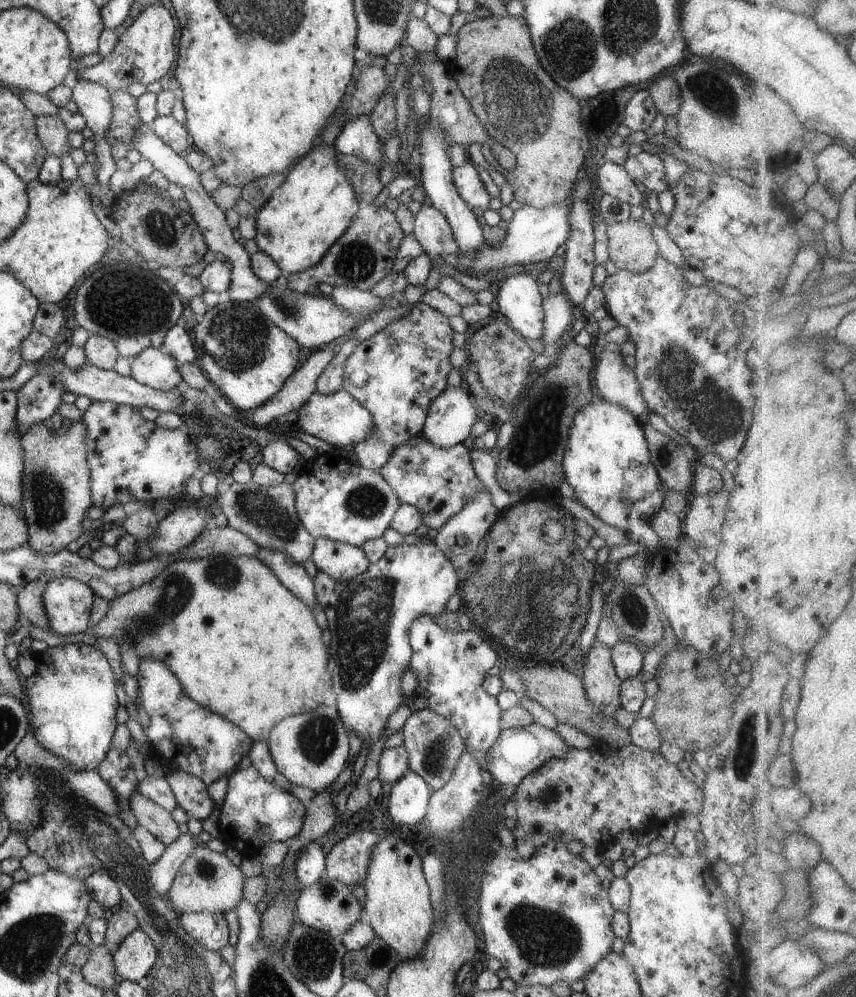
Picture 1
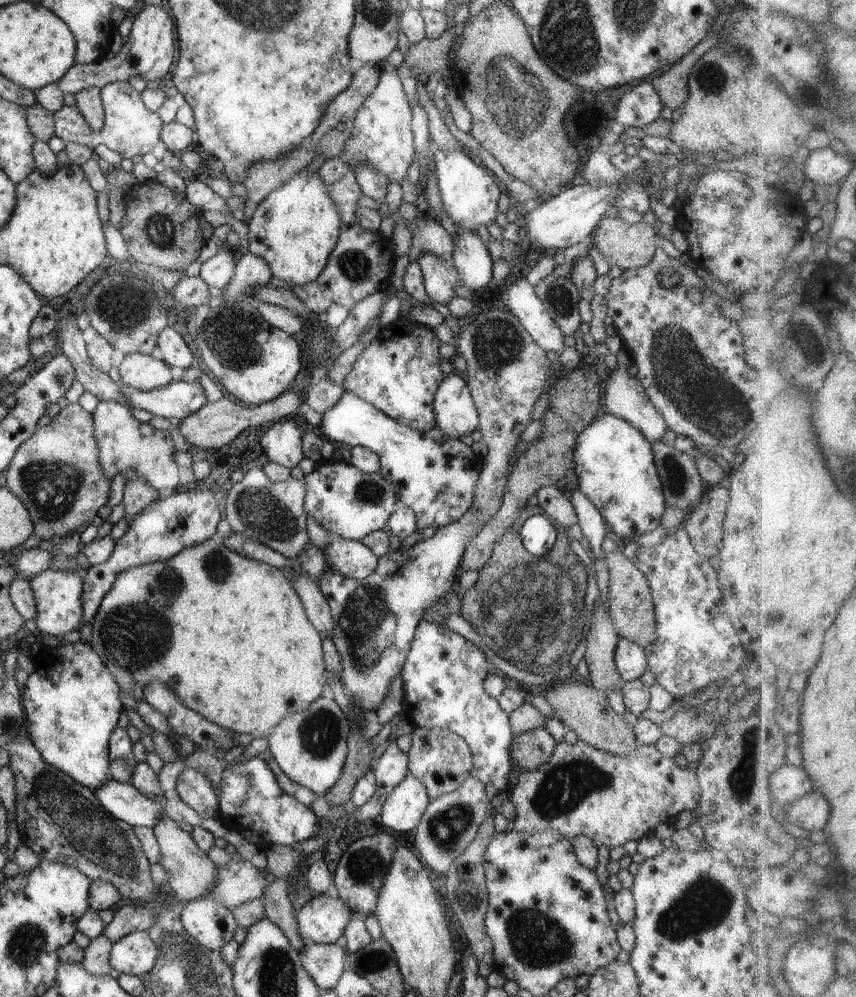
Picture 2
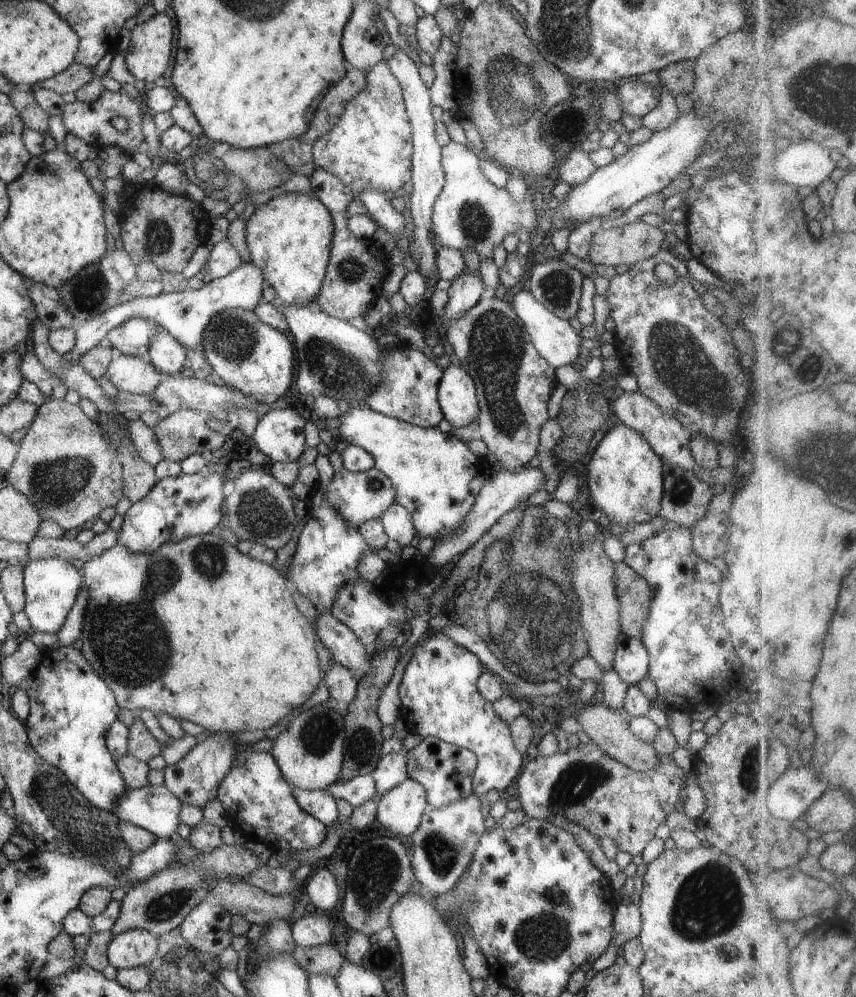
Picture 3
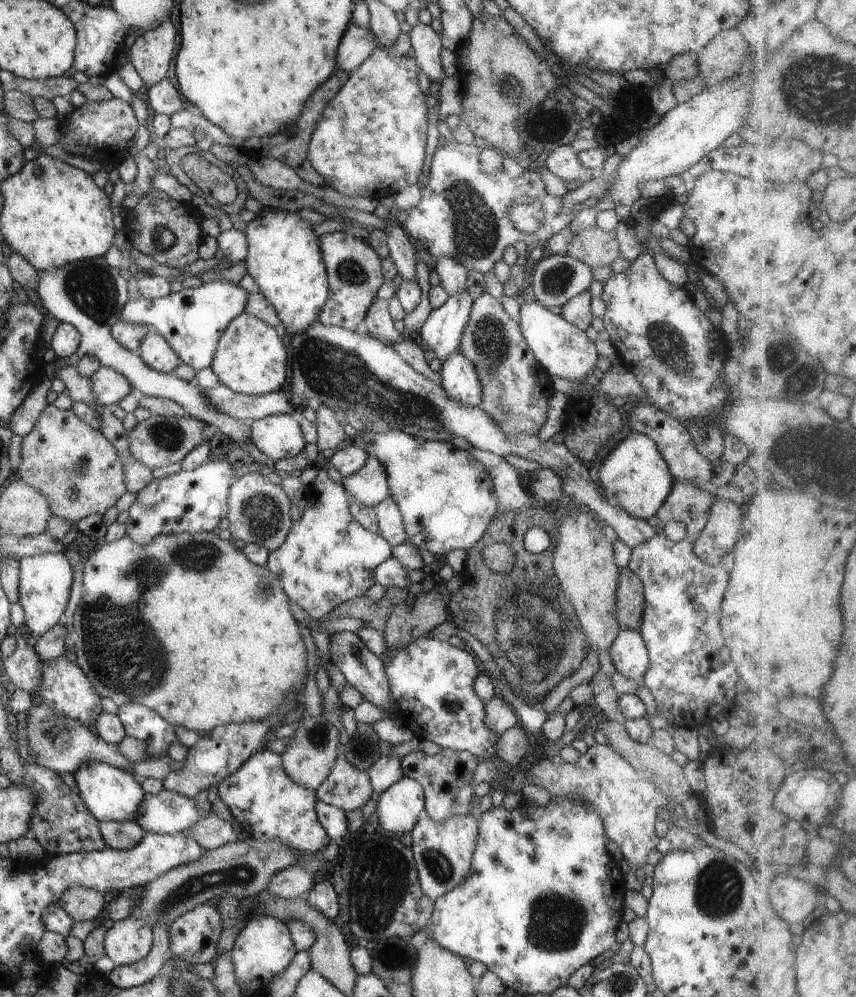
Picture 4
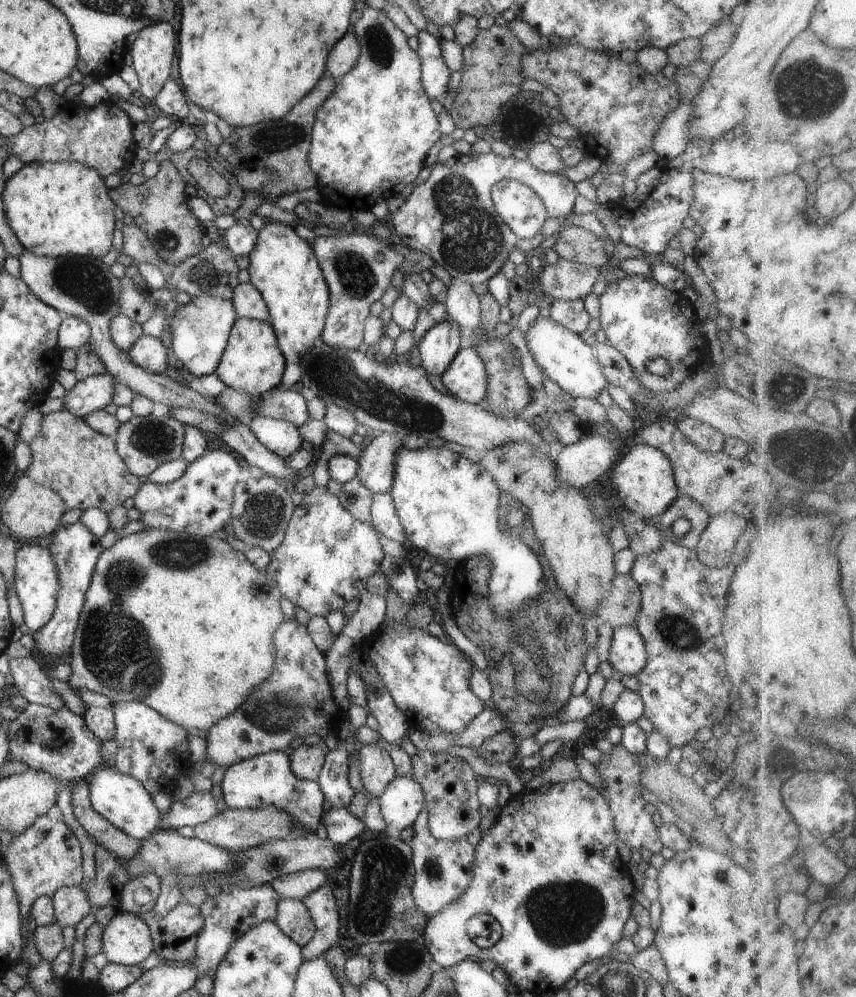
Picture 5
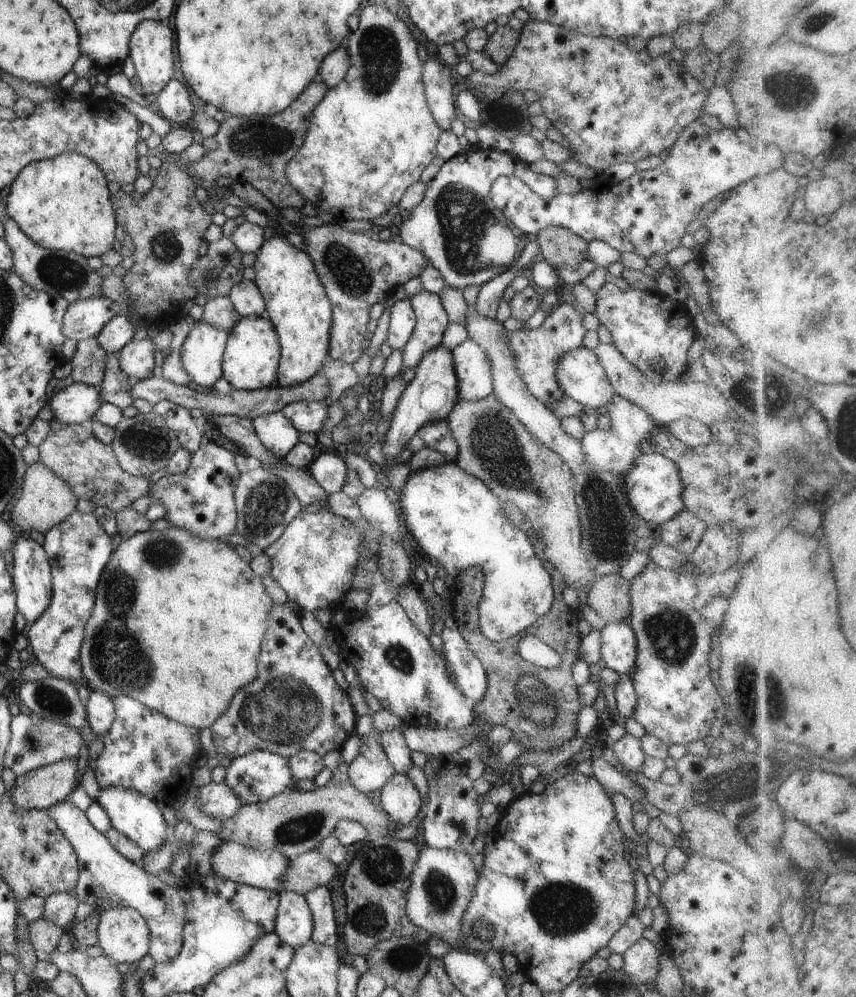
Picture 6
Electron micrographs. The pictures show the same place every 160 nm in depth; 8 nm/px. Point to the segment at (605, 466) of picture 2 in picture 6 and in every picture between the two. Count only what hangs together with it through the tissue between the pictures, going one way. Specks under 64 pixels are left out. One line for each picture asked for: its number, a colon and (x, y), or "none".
3: (625, 480)
4: (635, 474)
5: (644, 479)
6: (653, 486)

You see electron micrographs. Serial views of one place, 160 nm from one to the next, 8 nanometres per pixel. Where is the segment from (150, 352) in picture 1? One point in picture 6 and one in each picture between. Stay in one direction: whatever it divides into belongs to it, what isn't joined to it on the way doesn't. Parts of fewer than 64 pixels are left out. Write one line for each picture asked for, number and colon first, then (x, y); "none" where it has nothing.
2: (141, 371)
3: (128, 374)
4: (109, 387)
5: (93, 394)
6: (76, 404)

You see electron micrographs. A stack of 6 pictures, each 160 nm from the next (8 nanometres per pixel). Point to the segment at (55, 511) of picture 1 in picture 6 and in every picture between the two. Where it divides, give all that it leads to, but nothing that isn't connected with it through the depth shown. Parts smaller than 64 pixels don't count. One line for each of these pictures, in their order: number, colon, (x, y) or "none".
2: (56, 473)
3: (69, 471)
4: (77, 468)
5: (83, 466)
6: (91, 468)

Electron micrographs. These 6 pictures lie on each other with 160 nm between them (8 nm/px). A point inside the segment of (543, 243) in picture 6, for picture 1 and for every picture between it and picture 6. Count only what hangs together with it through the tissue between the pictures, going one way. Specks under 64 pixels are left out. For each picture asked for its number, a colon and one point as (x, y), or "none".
1: (632, 247)
2: (630, 246)
3: (630, 244)
4: (596, 248)
5: (574, 244)

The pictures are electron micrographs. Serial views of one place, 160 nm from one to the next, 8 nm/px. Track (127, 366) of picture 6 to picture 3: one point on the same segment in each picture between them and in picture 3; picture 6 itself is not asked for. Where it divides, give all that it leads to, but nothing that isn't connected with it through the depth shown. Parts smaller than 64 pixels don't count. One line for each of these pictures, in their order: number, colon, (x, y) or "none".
3: (167, 355)
4: (156, 353)
5: (148, 352)

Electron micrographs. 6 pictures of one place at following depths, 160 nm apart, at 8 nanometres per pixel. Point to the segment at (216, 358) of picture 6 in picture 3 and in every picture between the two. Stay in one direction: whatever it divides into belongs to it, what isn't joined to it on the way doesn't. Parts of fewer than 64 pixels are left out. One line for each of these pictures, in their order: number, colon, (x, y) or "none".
3: (184, 315)
4: (192, 320)
5: (200, 329)

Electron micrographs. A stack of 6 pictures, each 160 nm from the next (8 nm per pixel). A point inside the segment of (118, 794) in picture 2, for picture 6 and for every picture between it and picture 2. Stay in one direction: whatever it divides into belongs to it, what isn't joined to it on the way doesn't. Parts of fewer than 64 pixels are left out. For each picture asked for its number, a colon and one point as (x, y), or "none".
3: (153, 808)
4: (168, 813)
5: (198, 808)
6: (217, 800)

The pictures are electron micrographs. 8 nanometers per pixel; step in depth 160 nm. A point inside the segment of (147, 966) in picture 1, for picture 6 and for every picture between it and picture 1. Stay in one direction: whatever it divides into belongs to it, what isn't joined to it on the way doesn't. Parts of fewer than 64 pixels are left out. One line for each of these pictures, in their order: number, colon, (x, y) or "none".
2: (135, 954)
3: (136, 947)
4: (129, 941)
5: (126, 940)
6: (123, 934)

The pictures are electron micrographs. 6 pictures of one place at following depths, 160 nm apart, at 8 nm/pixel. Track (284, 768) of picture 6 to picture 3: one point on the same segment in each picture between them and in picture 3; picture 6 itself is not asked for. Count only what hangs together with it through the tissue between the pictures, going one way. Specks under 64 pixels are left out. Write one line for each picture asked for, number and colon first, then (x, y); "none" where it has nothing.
3: (256, 798)
4: (260, 794)
5: (266, 780)

